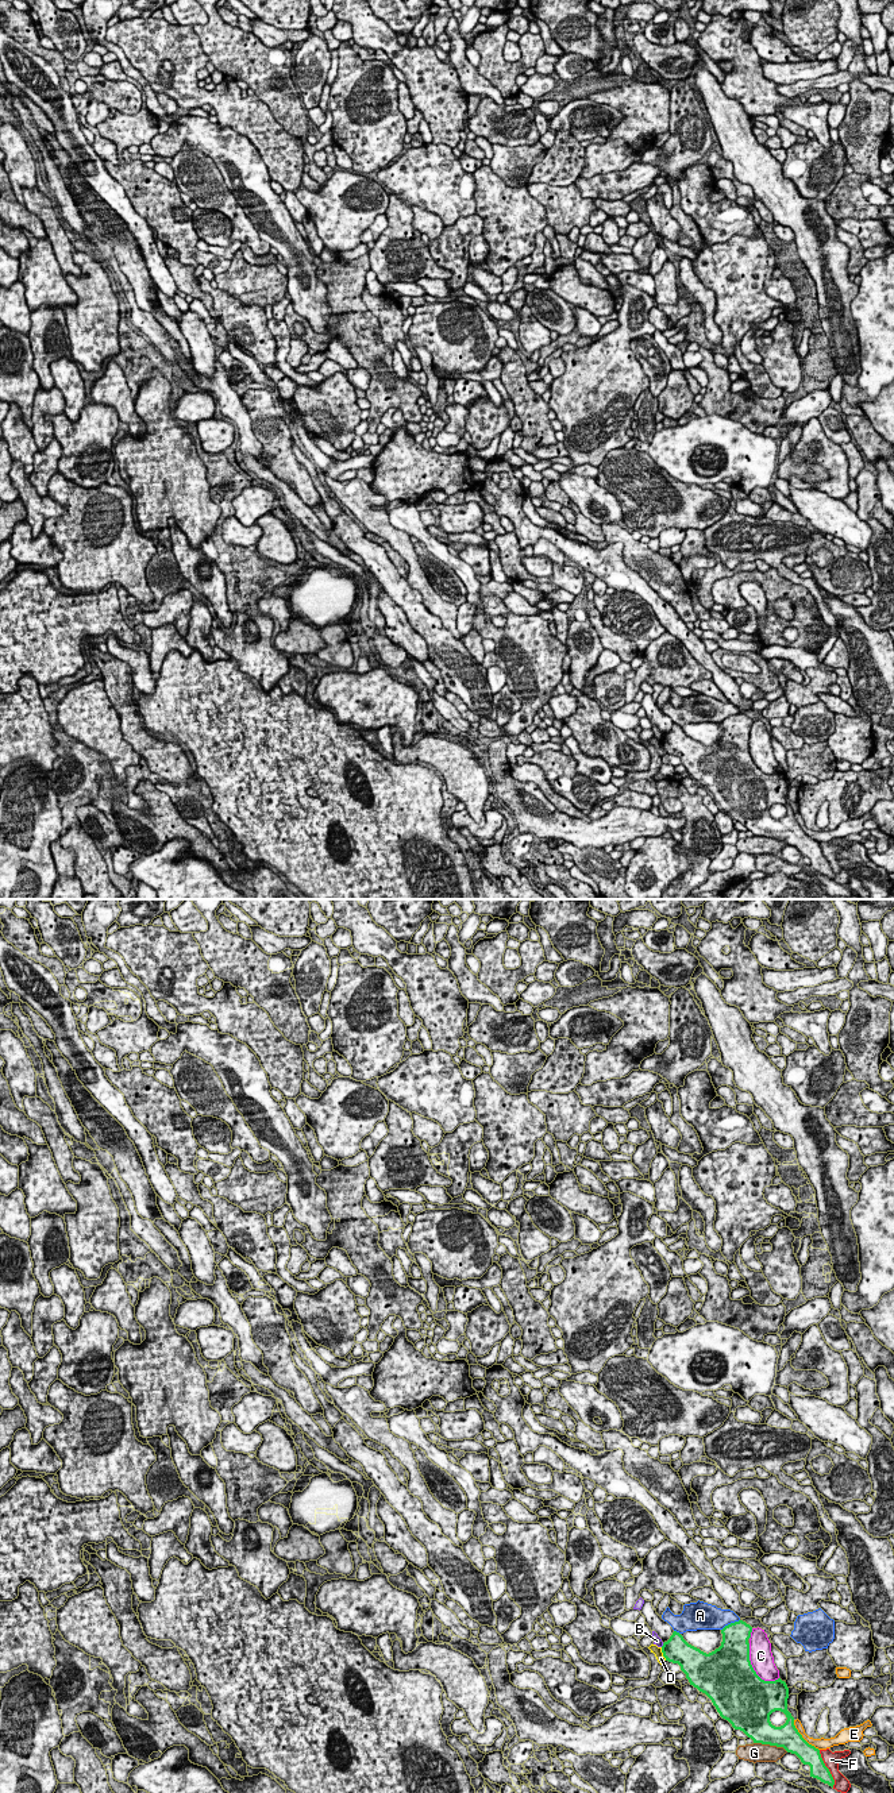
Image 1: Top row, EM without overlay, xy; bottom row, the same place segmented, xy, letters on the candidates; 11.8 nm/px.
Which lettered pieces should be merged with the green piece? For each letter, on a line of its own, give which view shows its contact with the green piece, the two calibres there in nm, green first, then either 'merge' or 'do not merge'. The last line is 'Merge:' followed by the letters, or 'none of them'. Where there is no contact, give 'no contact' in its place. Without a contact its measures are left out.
A: xy | 320/280 nm | do not merge
B: xy | 320/100 nm | do not merge
C: xy | 500/280 nm | do not merge
D: xy | 320/100 nm | do not merge
E: xy | 280/130 nm | do not merge
F: xy | 220/190 nm | do not merge
G: xy | 320/220 nm | do not merge
Merge: none of them

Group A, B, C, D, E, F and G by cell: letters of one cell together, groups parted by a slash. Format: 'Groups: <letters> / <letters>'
Groups: A / B / C / D / E / F / G

